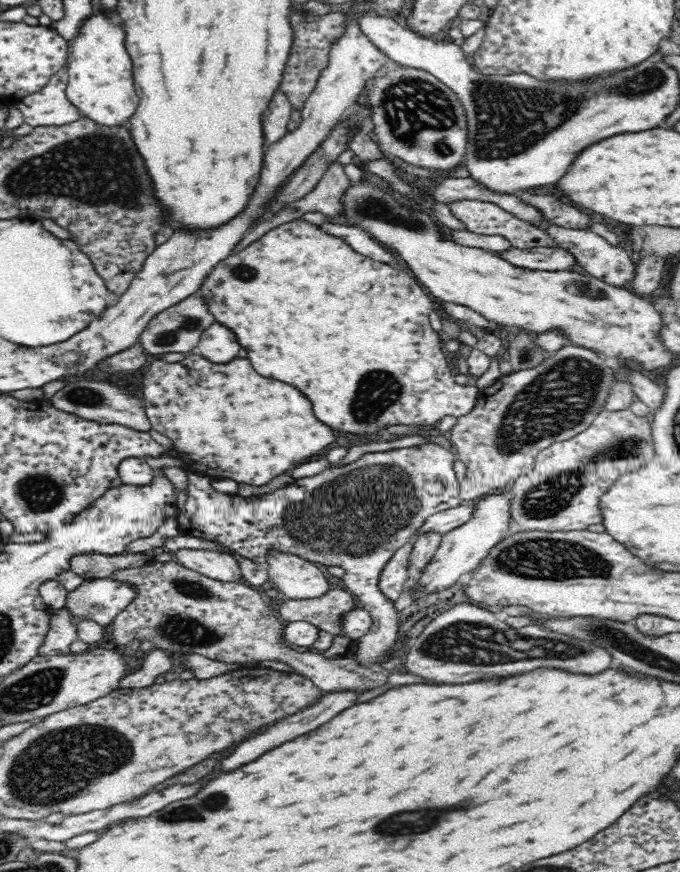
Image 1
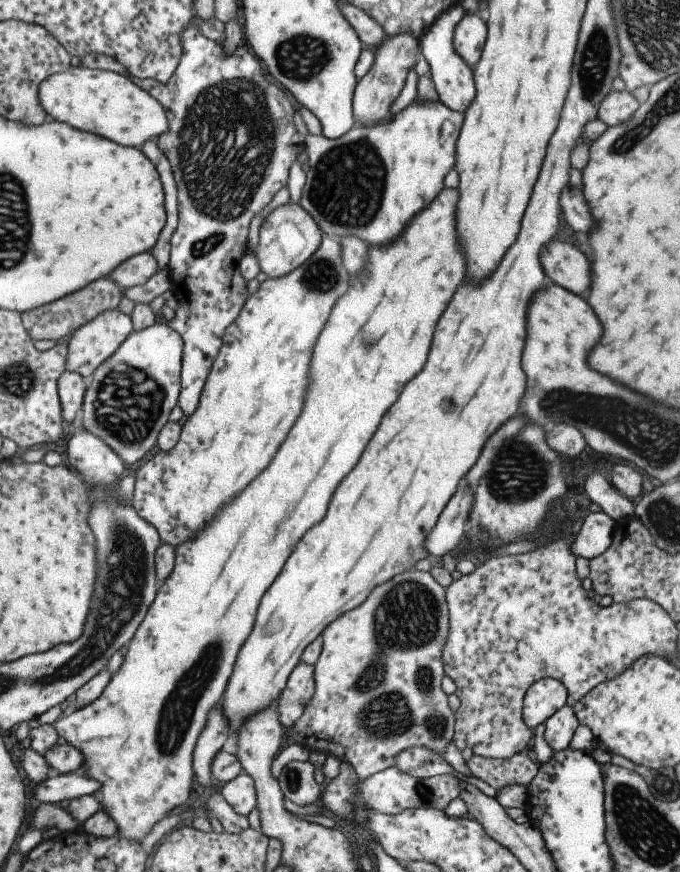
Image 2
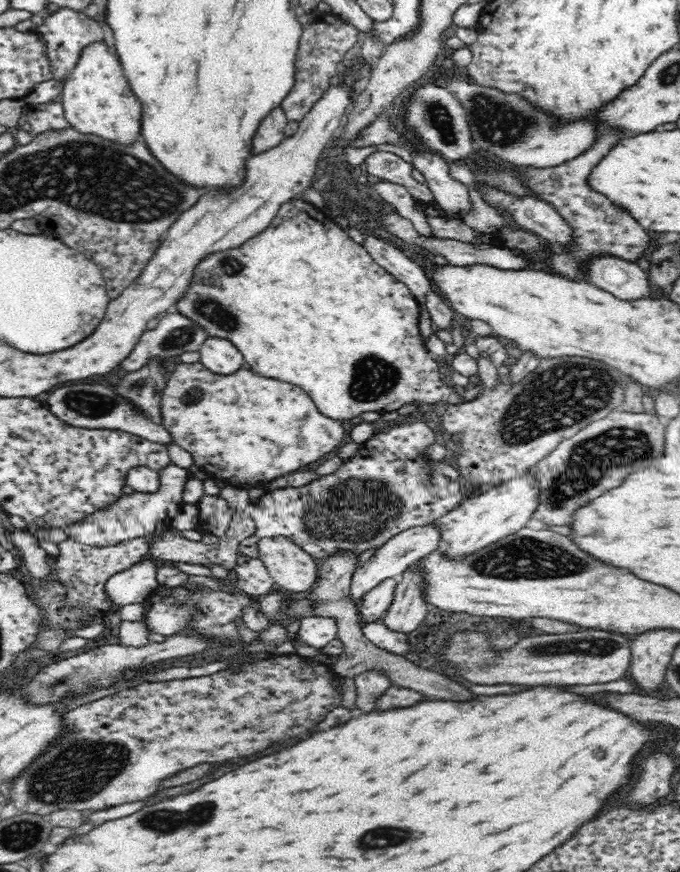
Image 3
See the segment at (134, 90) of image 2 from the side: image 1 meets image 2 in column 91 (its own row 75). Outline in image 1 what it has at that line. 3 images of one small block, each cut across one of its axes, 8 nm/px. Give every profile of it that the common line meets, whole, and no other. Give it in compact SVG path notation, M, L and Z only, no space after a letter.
M95 12L83 20L78 32L69 45L67 97L80 110L81 116L100 125L121 125L129 120L139 103L132 59L126 49L126 29L122 22L112 22L110 16Z

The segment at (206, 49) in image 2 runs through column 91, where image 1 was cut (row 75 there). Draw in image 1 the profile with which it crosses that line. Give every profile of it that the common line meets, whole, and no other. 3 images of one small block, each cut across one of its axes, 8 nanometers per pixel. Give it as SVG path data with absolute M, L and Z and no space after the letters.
M64 65L42 90L22 97L15 105L22 112L24 122L33 127L62 126L81 117L81 112L67 97L69 74Z

